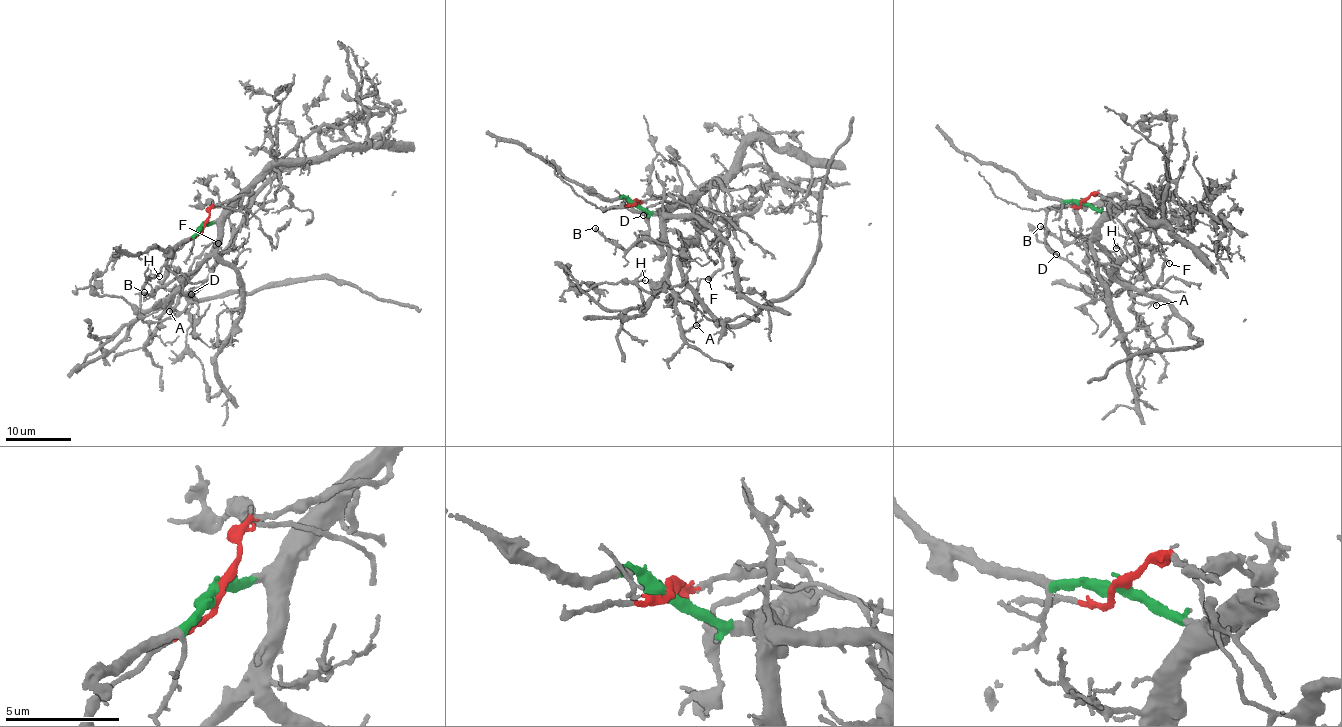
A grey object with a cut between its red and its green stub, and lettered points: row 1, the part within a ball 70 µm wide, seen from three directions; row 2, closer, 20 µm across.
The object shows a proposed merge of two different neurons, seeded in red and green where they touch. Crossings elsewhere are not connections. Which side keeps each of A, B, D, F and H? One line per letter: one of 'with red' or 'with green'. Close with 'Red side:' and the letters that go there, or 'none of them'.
A: with green
B: with green
D: with red
F: with green
H: with green
Red side: D

